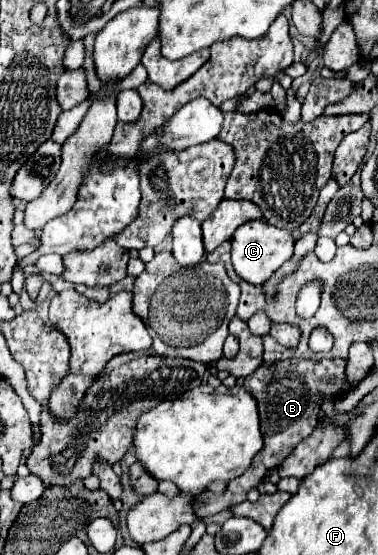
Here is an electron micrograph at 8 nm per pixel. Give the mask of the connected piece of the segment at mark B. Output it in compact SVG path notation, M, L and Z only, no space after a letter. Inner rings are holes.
M288 359L288 361L276 361L272 365L260 365L250 377L244 381L244 389L256 399L258 413L260 413L260 431L264 437L262 451L252 459L252 465L236 479L226 483L226 491L222 495L214 493L200 493L194 497L194 515L196 517L210 517L220 513L222 509L230 509L242 501L246 501L246 493L256 487L266 471L276 469L292 449L312 435L318 419L318 399L320 393L334 395L340 391L340 387L346 383L346 361L344 359ZM324 377L330 377L332 381L322 381Z

